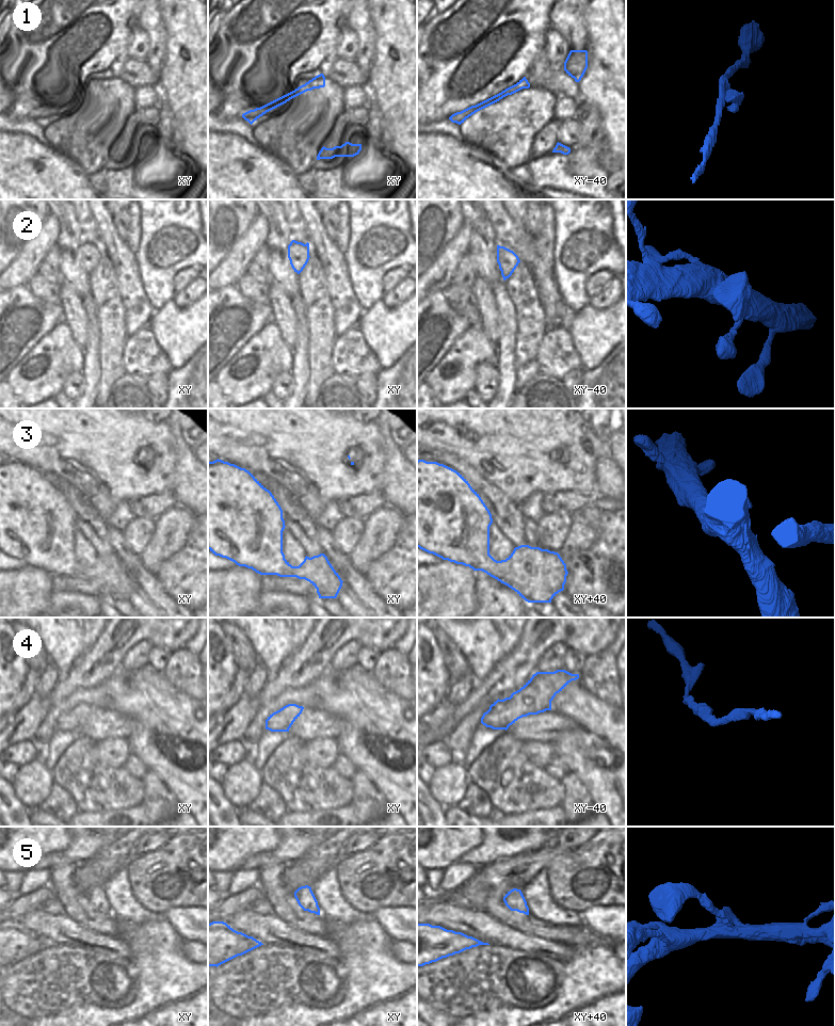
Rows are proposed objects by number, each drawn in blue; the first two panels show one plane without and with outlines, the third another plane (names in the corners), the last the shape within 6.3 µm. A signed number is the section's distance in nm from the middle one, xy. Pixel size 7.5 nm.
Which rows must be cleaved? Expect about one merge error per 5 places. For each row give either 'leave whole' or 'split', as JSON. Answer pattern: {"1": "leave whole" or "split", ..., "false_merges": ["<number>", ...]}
{"1": "leave whole", "2": "leave whole", "3": "leave whole", "4": "leave whole", "5": "leave whole", "false_merges": []}

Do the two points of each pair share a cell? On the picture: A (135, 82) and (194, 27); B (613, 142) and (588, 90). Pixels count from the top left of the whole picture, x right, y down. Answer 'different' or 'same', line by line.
A: different
B: same

